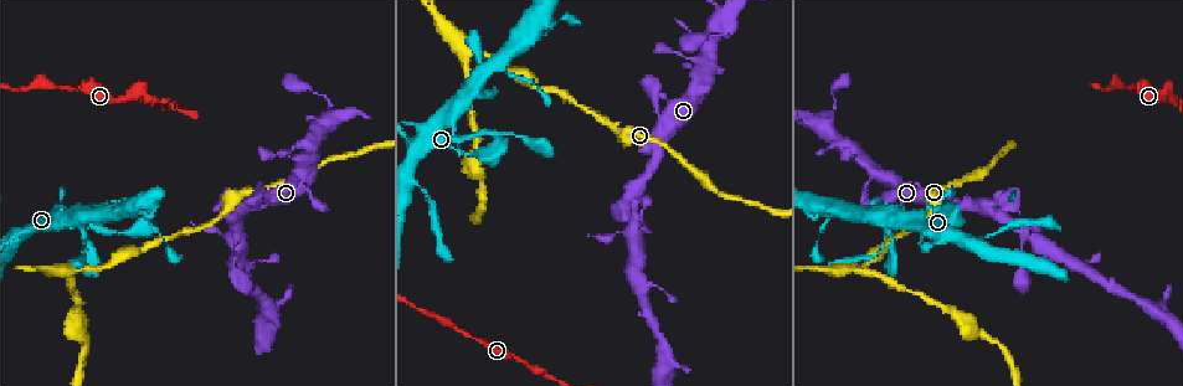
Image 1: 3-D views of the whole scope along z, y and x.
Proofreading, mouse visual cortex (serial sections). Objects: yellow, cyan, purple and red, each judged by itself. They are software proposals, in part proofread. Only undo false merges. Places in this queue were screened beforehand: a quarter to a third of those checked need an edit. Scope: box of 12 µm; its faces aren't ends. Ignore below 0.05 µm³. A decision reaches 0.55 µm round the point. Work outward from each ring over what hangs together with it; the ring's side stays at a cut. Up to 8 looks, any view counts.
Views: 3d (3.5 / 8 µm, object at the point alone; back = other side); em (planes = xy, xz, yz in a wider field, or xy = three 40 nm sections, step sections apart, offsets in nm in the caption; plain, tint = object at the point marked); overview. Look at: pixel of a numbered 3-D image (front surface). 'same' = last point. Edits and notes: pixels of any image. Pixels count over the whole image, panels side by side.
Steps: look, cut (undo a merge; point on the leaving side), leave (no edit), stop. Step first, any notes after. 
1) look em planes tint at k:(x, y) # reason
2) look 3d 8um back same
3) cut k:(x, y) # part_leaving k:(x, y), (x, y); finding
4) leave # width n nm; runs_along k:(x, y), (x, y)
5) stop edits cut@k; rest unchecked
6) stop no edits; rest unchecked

look 3d 3.5um at 1:(631, 223) # thin arm on a thick one

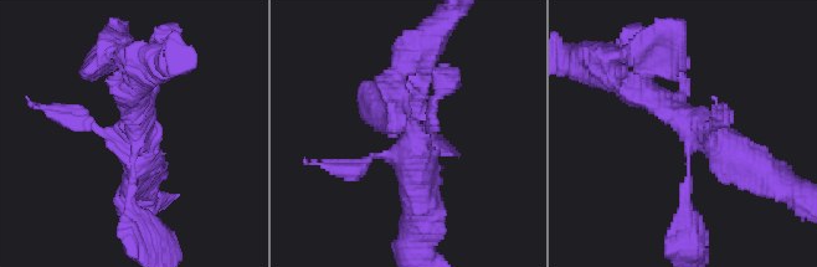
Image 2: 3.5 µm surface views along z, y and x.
look em xy step 5 plain at 2:(134, 126)

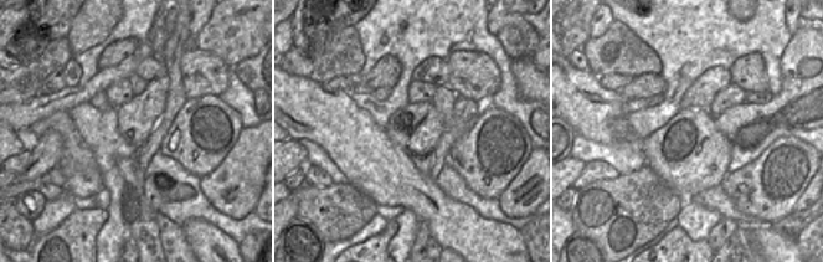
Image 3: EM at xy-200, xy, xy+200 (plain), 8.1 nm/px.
look em xy step 5 tint same # where the object lies

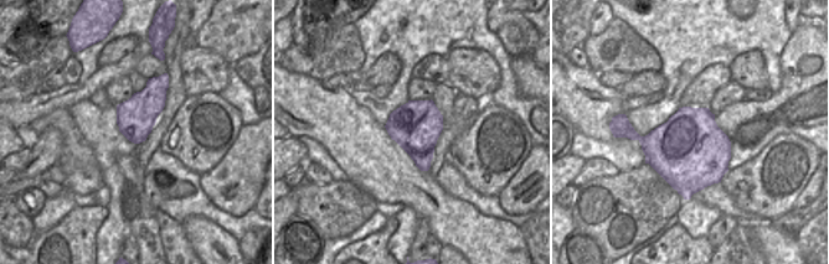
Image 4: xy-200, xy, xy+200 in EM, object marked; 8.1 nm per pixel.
leave # width 400 nm; runs_along 2:(621, 83), (758, 168); continuous, no second cell

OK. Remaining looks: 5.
look 3d 3.5um at 1:(854, 267) # abrupt turn

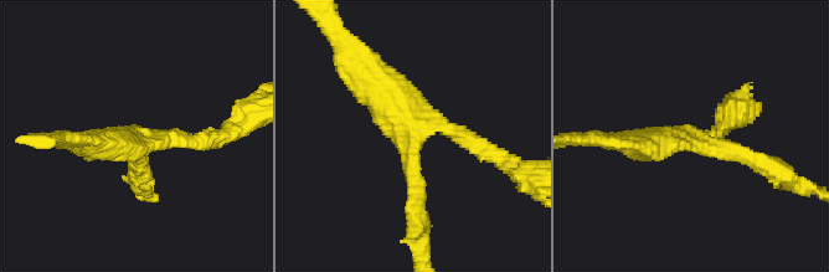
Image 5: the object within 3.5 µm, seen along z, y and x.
look em xy step 5 tint at 5:(425, 126) # arms 3; arm_widths 200, 200, 400 nm

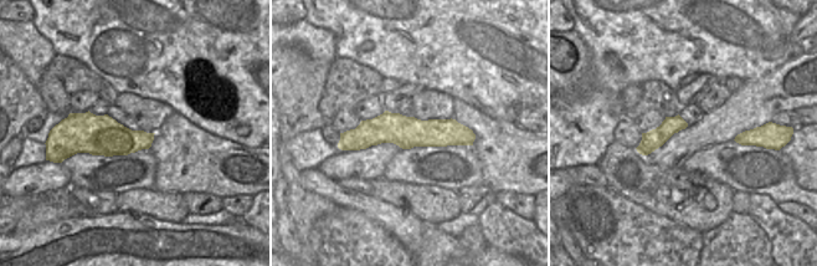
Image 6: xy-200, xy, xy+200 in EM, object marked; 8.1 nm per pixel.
leave # runs_along 6:(471, 136), (366, 133), (345, 143); continuous, no second cell

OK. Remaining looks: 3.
look 3d 3.5um at 1:(538, 35) # three-way junction

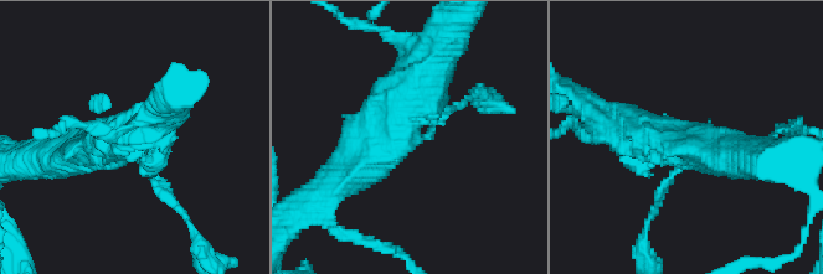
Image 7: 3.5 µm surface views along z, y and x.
look em xy step 3 tint at 7:(410, 144) # arms 3; arm_widths 100, 450, 500 nm; need the tissue

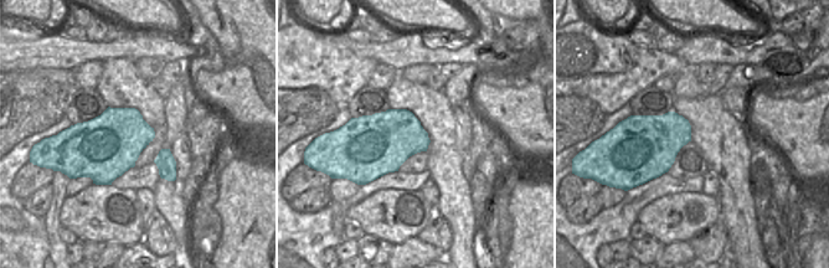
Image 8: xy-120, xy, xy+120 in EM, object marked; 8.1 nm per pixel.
leave # continuous, no second cell

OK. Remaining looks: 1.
stop no edits; rest unchecked

